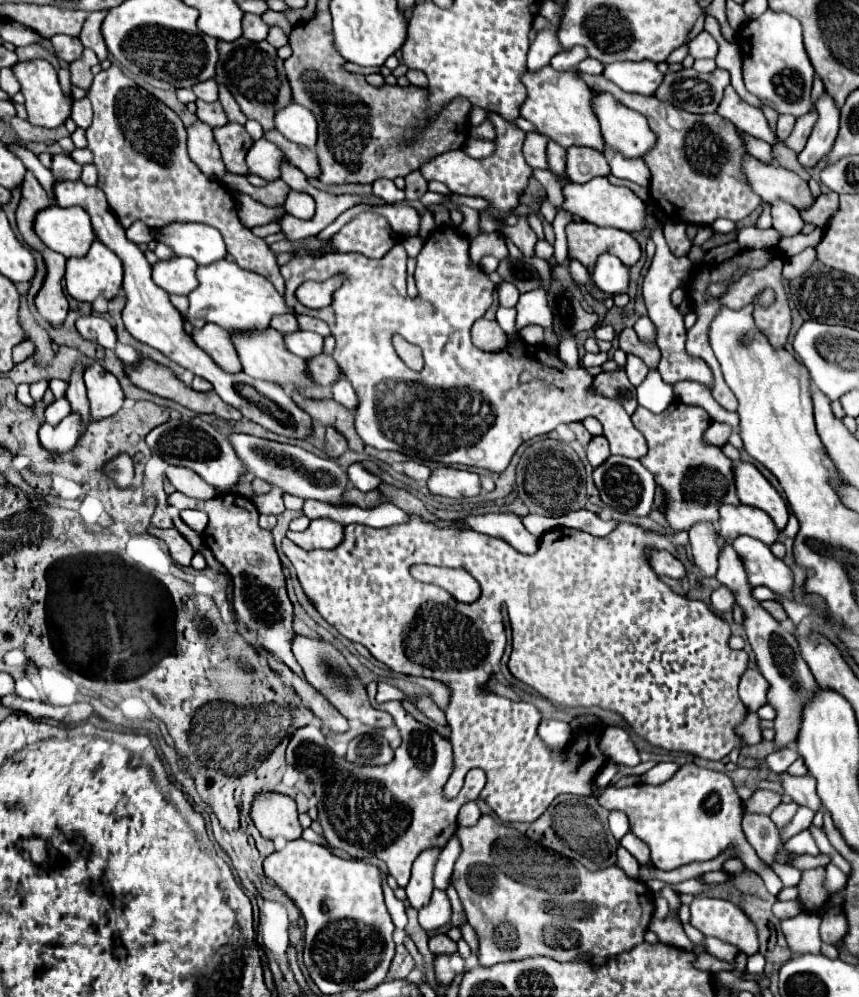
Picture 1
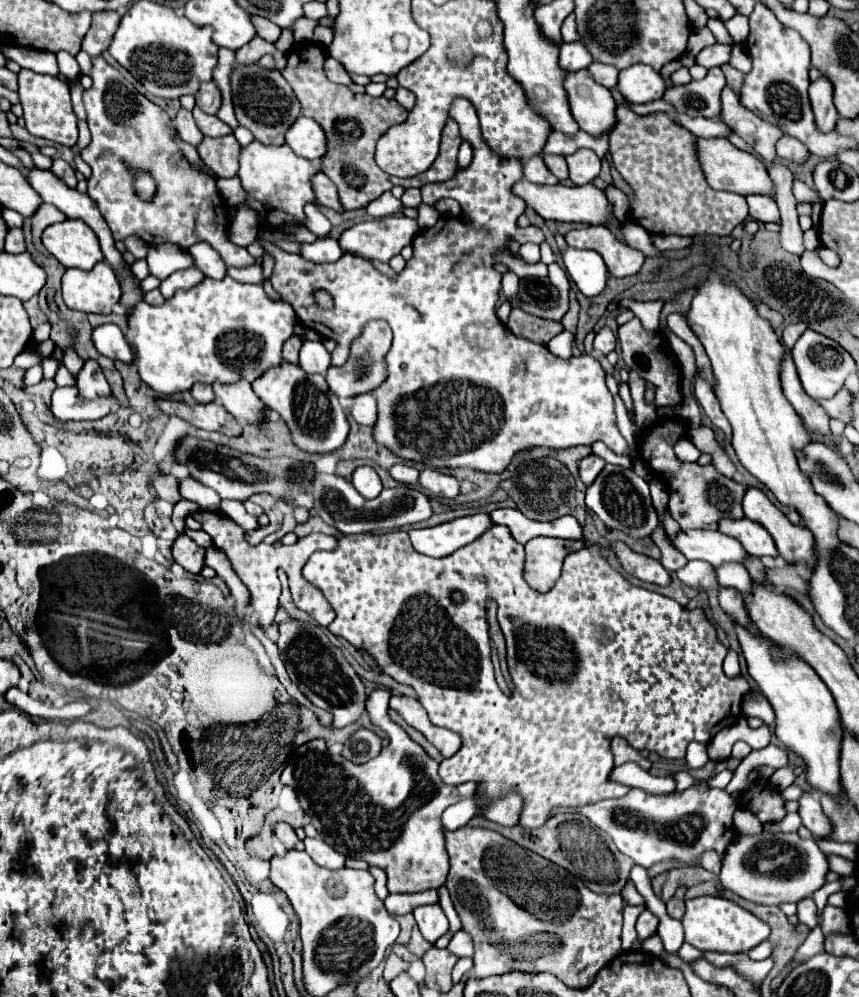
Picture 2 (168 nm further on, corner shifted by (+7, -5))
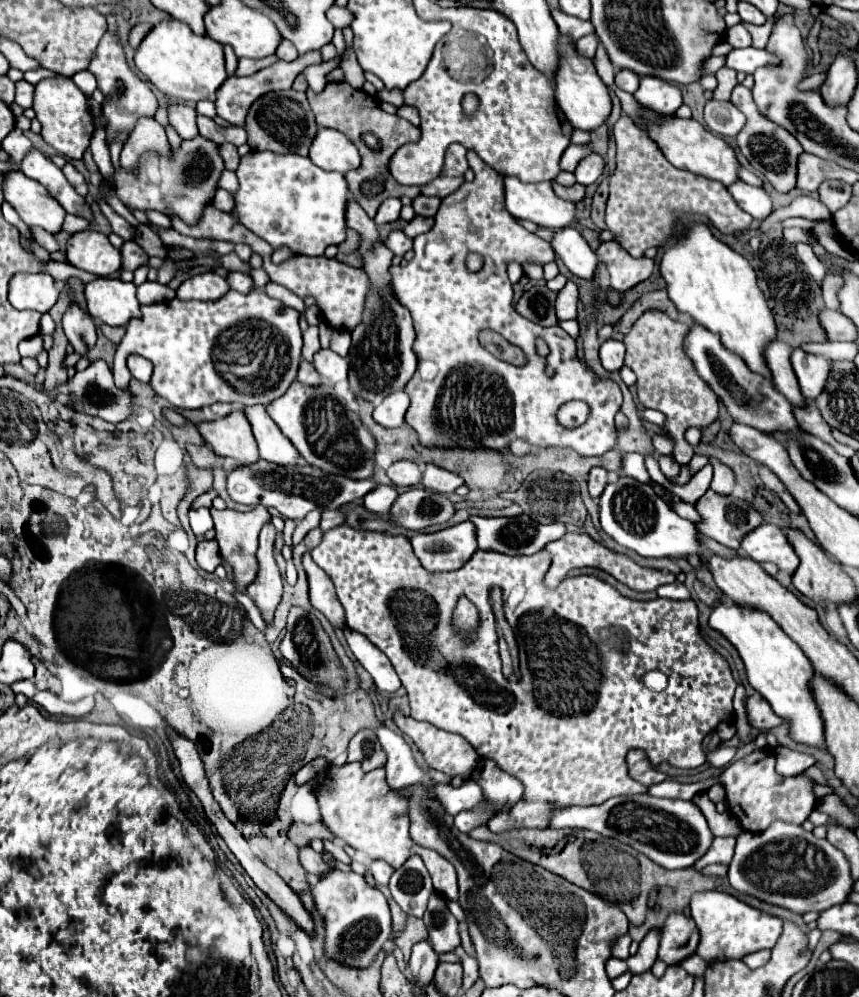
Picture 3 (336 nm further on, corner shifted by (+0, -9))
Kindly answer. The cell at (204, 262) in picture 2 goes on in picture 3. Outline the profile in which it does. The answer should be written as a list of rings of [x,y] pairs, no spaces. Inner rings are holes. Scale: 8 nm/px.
[[[228,273],[226,277],[228,285],[234,289],[234,291],[240,291],[240,293],[248,293],[254,283],[252,283],[252,277],[250,275],[244,275],[244,273]]]

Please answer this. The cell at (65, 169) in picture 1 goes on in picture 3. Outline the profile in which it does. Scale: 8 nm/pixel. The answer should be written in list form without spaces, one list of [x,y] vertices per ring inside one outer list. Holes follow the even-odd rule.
[[[66,163],[64,165],[64,175],[66,175],[66,179],[70,181],[70,185],[82,195],[82,197],[86,197],[86,193],[88,193],[88,185],[86,185],[86,181],[84,181],[84,177],[72,167],[72,163]]]

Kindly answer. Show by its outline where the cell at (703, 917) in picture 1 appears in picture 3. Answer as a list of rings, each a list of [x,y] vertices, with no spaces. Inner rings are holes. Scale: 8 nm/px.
[[[720,891],[696,893],[690,901],[690,911],[692,911],[692,919],[700,929],[700,945],[696,953],[706,963],[742,959],[748,953],[754,953],[760,949],[772,949],[778,937],[782,935],[782,919],[766,915],[738,901],[728,893],[720,893]]]

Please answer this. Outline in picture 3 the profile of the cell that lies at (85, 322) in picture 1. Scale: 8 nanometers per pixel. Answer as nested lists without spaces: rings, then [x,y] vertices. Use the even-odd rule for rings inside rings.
[[[132,353],[126,361],[128,361],[128,369],[130,369],[134,379],[138,379],[142,383],[150,381],[150,377],[152,377],[152,363],[148,359],[144,359],[142,355],[134,355]]]

